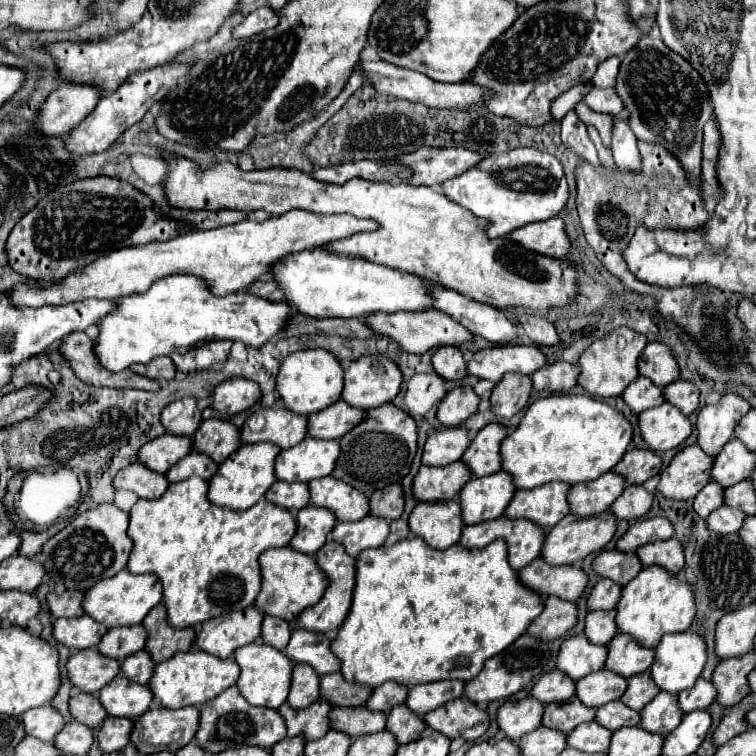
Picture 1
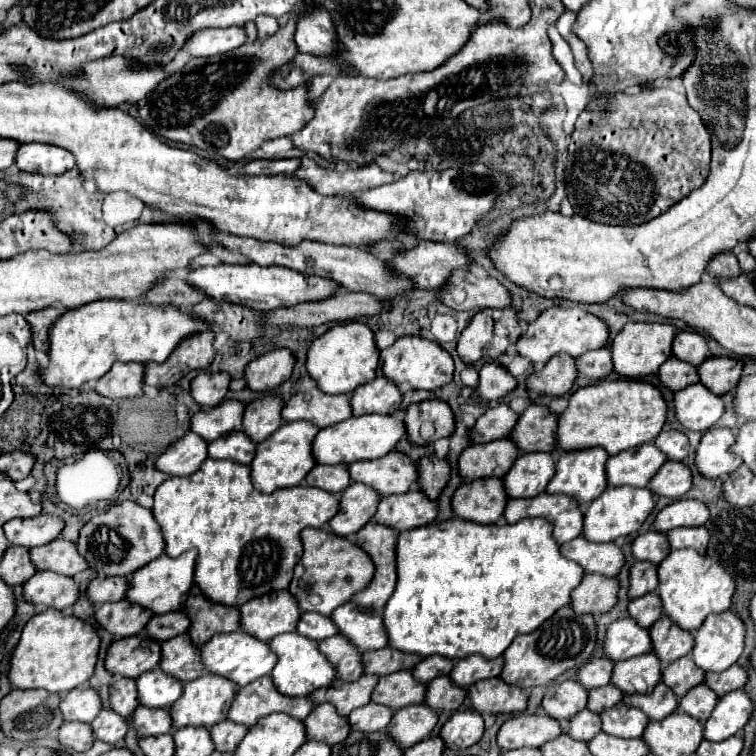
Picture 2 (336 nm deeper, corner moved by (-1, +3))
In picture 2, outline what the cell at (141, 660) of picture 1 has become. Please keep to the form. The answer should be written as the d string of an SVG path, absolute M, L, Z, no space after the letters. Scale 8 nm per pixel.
M186 633L176 635L162 643L162 657L158 665L162 671L172 675L180 683L204 675L200 663L200 649L190 643L190 637Z

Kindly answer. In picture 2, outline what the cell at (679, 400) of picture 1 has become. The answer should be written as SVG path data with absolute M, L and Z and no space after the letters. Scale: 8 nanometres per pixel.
M710 357L698 367L700 383L706 385L714 395L732 391L742 375L742 361L728 357Z

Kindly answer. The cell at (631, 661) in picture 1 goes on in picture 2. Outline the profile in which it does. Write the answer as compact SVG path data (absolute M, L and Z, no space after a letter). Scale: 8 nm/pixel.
M668 617L656 621L648 633L652 641L652 653L658 657L658 661L662 661L662 665L670 665L672 661L688 655L694 645L692 635L674 625Z

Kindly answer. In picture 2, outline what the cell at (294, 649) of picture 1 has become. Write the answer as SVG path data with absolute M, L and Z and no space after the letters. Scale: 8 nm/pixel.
M354 603L340 605L338 609L334 609L330 619L338 627L340 635L346 635L346 639L360 653L382 649L388 643L382 627L382 617L372 611L364 611Z

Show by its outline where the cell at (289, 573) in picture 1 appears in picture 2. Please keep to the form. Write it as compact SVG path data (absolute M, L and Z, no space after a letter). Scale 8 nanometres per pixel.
M304 529L300 533L304 553L294 567L294 577L288 591L298 599L300 611L316 611L330 615L338 605L344 605L356 591L364 589L374 575L370 557L352 541L330 533L328 529Z

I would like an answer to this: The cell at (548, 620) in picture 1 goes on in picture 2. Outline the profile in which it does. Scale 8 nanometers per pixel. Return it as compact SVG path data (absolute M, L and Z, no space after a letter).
M584 575L582 583L570 595L570 609L574 609L574 613L606 613L616 603L616 591L616 579L602 575Z

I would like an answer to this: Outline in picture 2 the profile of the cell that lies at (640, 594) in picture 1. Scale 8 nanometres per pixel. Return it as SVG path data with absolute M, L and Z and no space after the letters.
M696 549L672 551L658 565L658 597L662 601L662 615L686 631L698 629L706 615L724 613L734 595L734 579L710 557L700 555Z

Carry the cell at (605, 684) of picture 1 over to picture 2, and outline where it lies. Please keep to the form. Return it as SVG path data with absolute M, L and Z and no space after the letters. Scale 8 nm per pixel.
M654 653L638 655L634 659L618 661L612 669L610 683L622 689L622 693L650 693L660 683L662 665Z

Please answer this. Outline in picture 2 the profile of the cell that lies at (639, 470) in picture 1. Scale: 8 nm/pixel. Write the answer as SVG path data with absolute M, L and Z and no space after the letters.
M662 429L654 445L672 461L682 461L688 455L688 437L674 429Z

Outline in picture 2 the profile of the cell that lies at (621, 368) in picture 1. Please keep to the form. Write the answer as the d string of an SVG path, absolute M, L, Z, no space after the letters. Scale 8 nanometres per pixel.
M626 323L610 345L614 371L630 379L640 379L656 373L658 367L672 355L674 335L676 327L672 327L670 323Z

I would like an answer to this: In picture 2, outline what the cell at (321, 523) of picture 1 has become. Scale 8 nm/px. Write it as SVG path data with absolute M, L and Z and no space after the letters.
M352 483L348 489L344 489L340 497L338 513L328 521L330 531L340 537L356 533L372 519L378 501L380 495L374 493L374 489L360 483Z

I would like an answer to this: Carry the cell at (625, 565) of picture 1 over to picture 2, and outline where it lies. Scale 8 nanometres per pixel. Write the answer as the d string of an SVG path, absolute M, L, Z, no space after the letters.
M648 531L644 535L638 535L632 541L632 555L640 561L644 559L644 561L650 561L650 563L658 565L668 553L670 553L668 541L658 531Z

